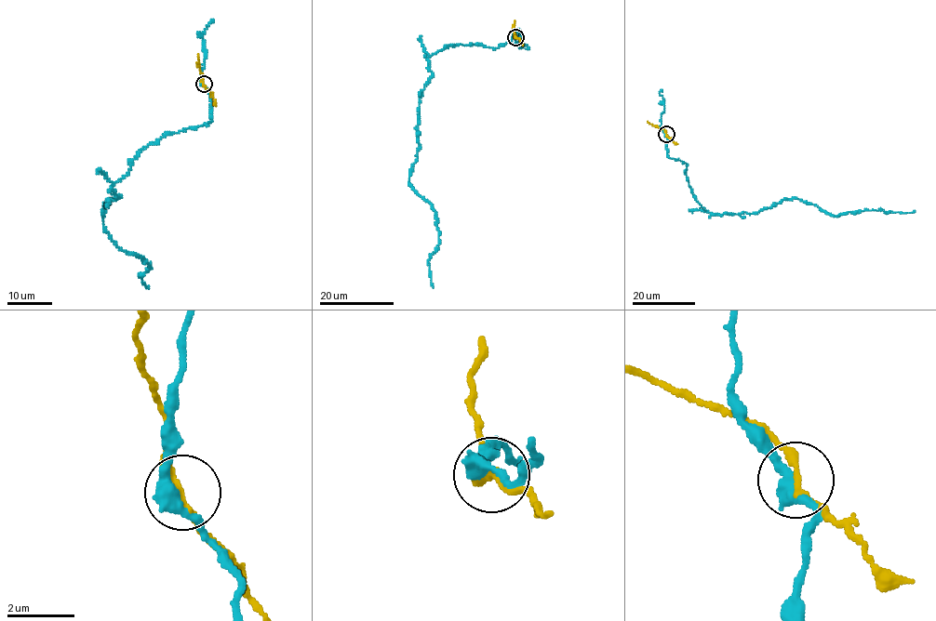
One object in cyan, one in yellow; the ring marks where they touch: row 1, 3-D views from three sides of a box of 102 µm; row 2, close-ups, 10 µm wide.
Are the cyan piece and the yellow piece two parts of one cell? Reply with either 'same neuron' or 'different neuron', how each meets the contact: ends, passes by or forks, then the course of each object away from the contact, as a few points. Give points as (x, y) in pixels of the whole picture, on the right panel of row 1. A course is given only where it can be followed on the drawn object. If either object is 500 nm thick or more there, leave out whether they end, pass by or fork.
different neuron | cyan passes by | yellow passes by | cyan via (666, 134), (667, 155), (687, 164), (691, 192), (711, 214), (757, 212), (797, 198), (835, 216), (915, 210) | yellow via (666, 134), (663, 129), (647, 122)

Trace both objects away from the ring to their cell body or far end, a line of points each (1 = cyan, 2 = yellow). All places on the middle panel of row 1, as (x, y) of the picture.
1: (515, 36), (427, 59), (409, 183), (440, 231), (434, 288)
2: (515, 36), (514, 20)

